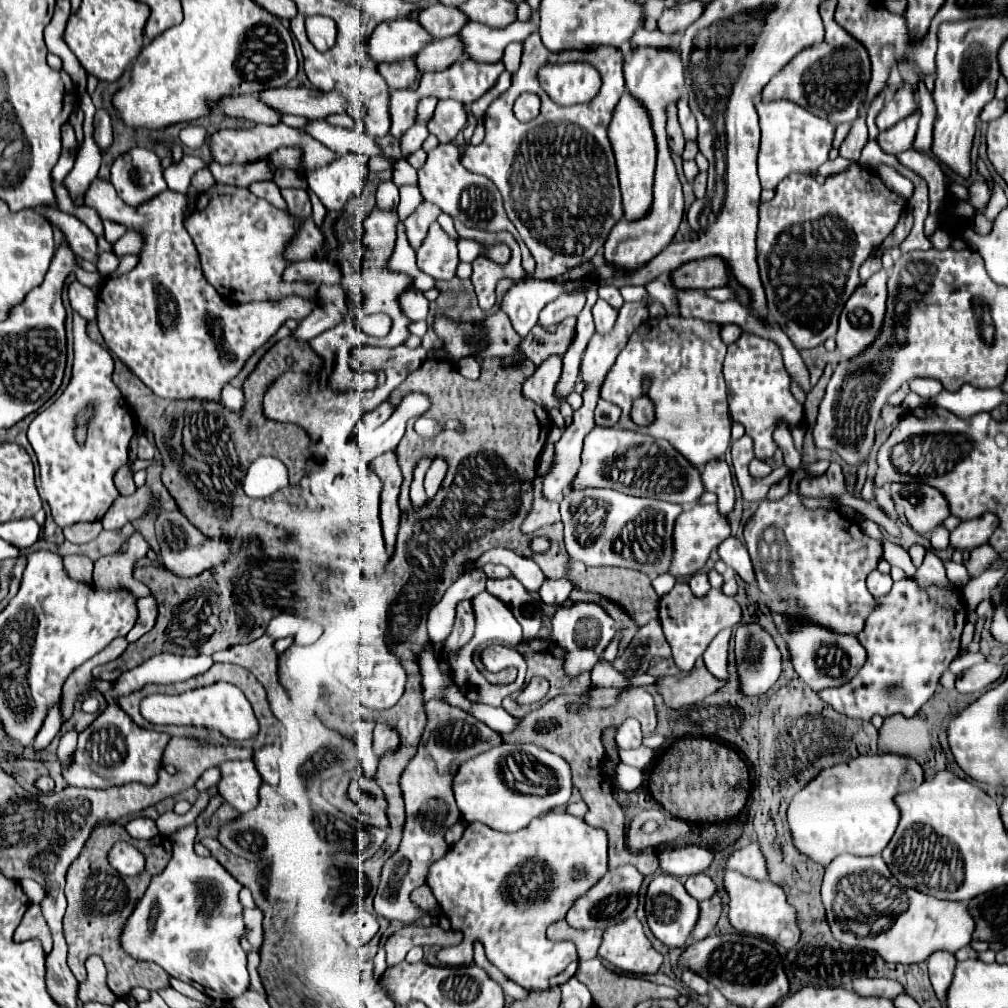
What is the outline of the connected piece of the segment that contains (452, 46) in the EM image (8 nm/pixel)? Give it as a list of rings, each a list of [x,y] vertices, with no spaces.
[[[459,35],[435,39],[417,55],[417,67],[421,73],[443,71],[461,57],[463,57],[463,43],[459,43]]]

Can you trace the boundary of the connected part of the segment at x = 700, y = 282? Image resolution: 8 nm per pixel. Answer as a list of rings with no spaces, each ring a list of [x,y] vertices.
[[[719,257],[697,259],[681,265],[671,273],[671,281],[677,289],[713,289],[729,283],[727,263]]]

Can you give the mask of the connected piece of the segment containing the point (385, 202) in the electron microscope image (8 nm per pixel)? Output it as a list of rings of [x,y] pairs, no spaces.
[[[393,181],[381,183],[377,189],[377,207],[393,209],[393,207],[397,207],[397,203],[399,203],[399,189],[395,187],[395,183]]]

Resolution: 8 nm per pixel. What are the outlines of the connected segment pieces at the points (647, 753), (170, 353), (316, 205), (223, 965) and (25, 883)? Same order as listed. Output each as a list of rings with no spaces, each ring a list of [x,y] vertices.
[[[643,745],[637,747],[637,749],[631,749],[631,751],[621,749],[621,753],[619,753],[621,763],[627,763],[627,765],[633,765],[633,767],[639,767],[639,769],[647,767],[655,759],[655,755],[657,755],[655,749],[649,749],[649,747],[643,747]]]
[[[95,179],[85,193],[85,205],[99,211],[101,219],[109,219],[115,223],[123,223],[129,229],[139,229],[145,233],[145,247],[141,251],[141,259],[137,267],[123,277],[107,279],[99,297],[97,297],[97,325],[109,347],[147,387],[163,399],[203,399],[221,403],[221,389],[237,377],[243,369],[245,361],[265,343],[269,341],[277,329],[287,321],[305,319],[313,305],[301,297],[285,297],[279,303],[243,303],[229,305],[209,283],[203,279],[203,271],[199,267],[197,249],[193,245],[193,267],[191,267],[191,237],[183,227],[183,211],[185,211],[185,195],[163,191],[149,203],[141,207],[129,207],[115,195],[115,189],[109,181]]]
[[[309,191],[309,195],[311,195],[311,203],[313,203],[313,221],[321,227],[321,225],[323,225],[323,221],[325,221],[327,209],[325,209],[325,207],[323,207],[323,203],[315,197],[315,193],[311,193],[311,191]]]
[[[195,823],[177,829],[171,835],[173,855],[167,863],[163,875],[155,875],[147,887],[149,903],[159,903],[159,917],[153,927],[153,931],[147,929],[147,923],[139,927],[137,943],[129,943],[133,947],[133,957],[139,961],[153,961],[161,965],[171,977],[175,979],[189,979],[188,983],[203,991],[213,999],[235,999],[243,995],[249,987],[249,975],[247,975],[247,953],[239,945],[239,939],[243,937],[245,925],[243,925],[243,907],[239,903],[239,891],[241,885],[213,859],[213,857],[199,857],[193,851],[197,827]]]
[[[23,879],[21,881],[21,887],[27,891],[27,897],[31,903],[39,903],[43,899],[43,891],[41,891],[41,885],[37,885],[35,881],[31,879]]]

